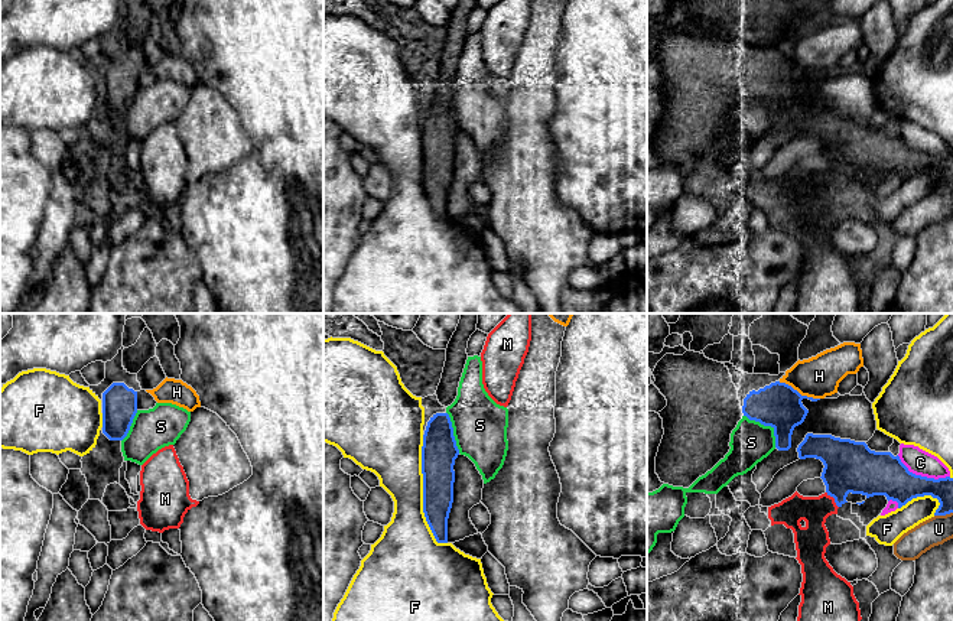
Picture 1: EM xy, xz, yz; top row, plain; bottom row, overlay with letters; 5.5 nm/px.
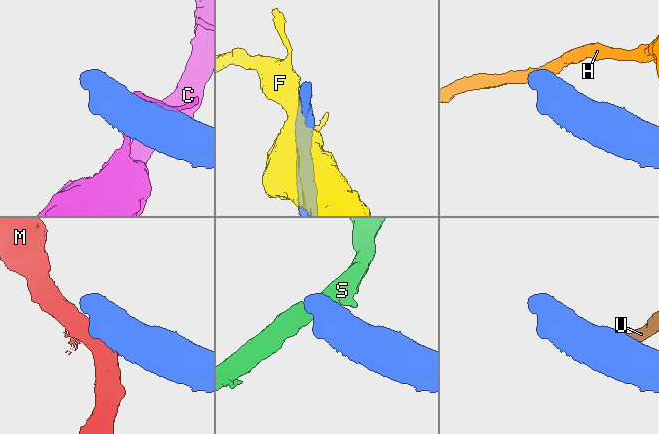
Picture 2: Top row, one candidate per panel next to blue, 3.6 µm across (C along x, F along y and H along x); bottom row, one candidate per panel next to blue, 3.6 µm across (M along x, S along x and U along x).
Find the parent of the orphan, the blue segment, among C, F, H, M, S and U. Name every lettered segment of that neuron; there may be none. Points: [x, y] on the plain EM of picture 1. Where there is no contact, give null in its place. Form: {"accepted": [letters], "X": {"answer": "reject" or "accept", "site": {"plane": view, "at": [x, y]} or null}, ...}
{"accepted": [], "C": {"answer": "reject", "site": {"plane": "yz", "at": [920, 152]}}, "F": {"answer": "reject", "site": {"plane": "xz", "at": [423, 169]}}, "H": {"answer": "reject", "site": {"plane": "yz", "at": [797, 68]}}, "M": {"answer": "reject", "site": {"plane": "yz", "at": [835, 176]}}, "S": {"answer": "reject", "site": {"plane": "yz", "at": [767, 101]}}, "U": {"answer": "reject", "site": {"plane": "yz", "at": [943, 191]}}}

